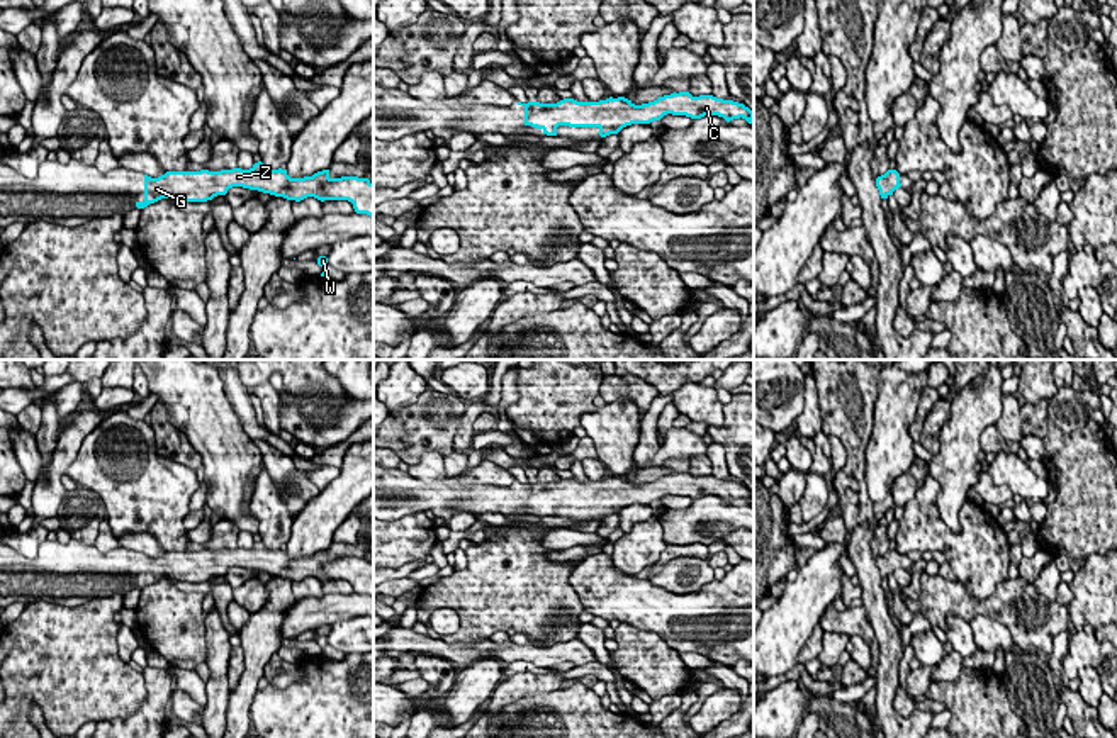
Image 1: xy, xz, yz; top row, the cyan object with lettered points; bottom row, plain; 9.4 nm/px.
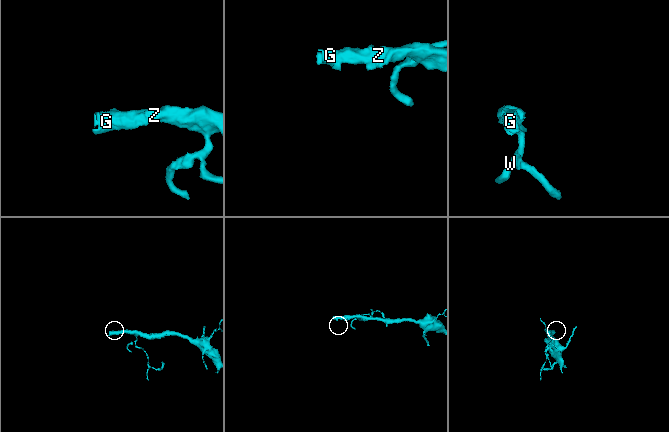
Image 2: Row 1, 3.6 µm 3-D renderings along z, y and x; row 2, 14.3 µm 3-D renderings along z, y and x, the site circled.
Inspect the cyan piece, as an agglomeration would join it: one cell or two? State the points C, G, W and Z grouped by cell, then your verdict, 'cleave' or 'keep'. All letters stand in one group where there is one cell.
C G W Z | keep

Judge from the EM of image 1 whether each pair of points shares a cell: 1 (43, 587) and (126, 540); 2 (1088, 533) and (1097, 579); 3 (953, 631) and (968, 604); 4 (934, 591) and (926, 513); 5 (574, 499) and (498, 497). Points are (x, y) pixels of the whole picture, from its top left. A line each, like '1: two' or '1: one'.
1: two
2: two
3: two
4: two
5: one

